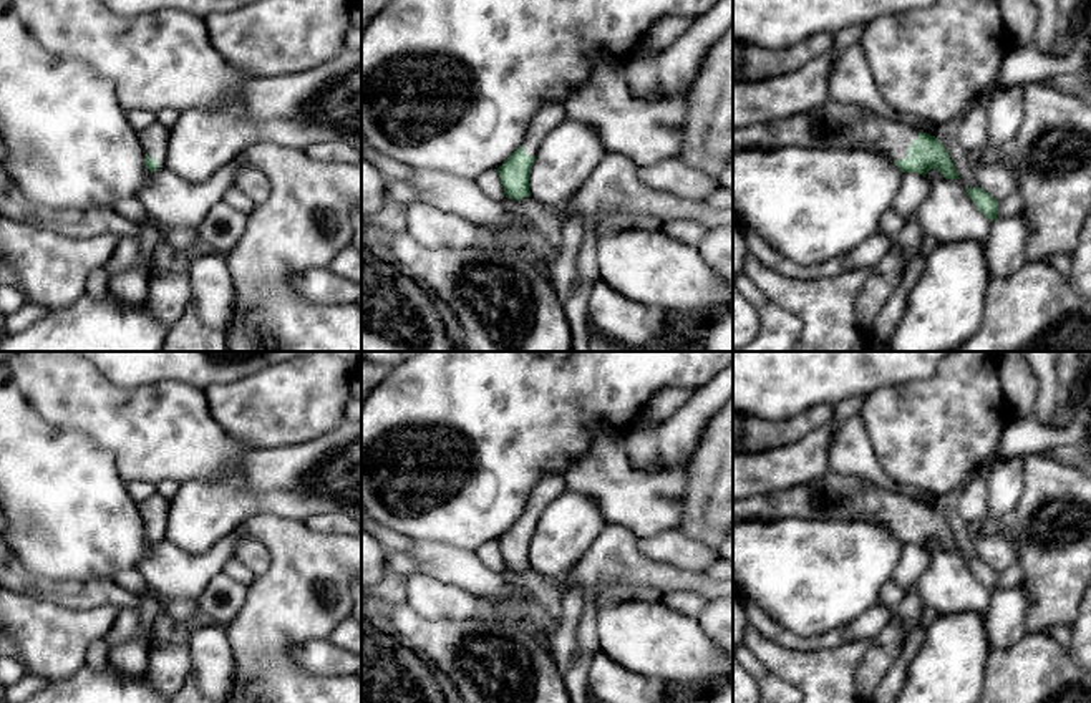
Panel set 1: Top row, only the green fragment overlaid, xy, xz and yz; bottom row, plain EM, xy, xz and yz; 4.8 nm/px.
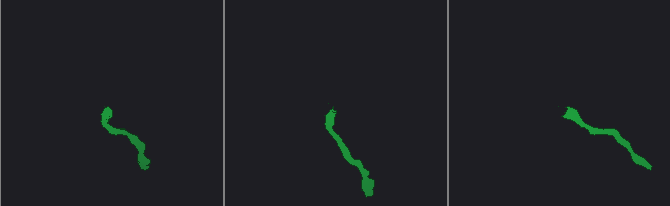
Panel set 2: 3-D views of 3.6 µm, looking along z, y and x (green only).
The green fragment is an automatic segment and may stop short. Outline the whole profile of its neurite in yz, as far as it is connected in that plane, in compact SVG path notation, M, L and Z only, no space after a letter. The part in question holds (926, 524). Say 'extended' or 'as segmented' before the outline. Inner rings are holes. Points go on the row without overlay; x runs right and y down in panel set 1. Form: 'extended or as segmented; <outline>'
extended; M832 471L804 486L733 501L733 522L753 517L862 519L885 526L902 544L925 547L937 541L945 550L960 550L935 507L864 478Z

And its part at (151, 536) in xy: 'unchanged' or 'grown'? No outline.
grown

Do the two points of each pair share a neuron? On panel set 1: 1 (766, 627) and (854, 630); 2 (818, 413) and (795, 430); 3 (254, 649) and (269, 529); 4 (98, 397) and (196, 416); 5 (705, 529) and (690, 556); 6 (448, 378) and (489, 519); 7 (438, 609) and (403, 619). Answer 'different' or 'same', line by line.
1: same
2: same
3: same
4: same
5: different
6: same
7: different

